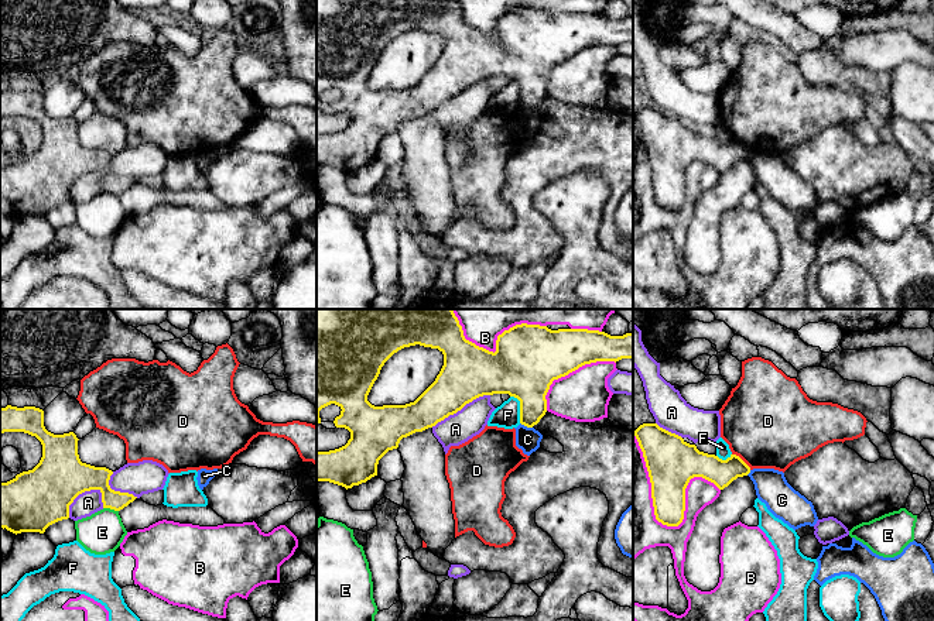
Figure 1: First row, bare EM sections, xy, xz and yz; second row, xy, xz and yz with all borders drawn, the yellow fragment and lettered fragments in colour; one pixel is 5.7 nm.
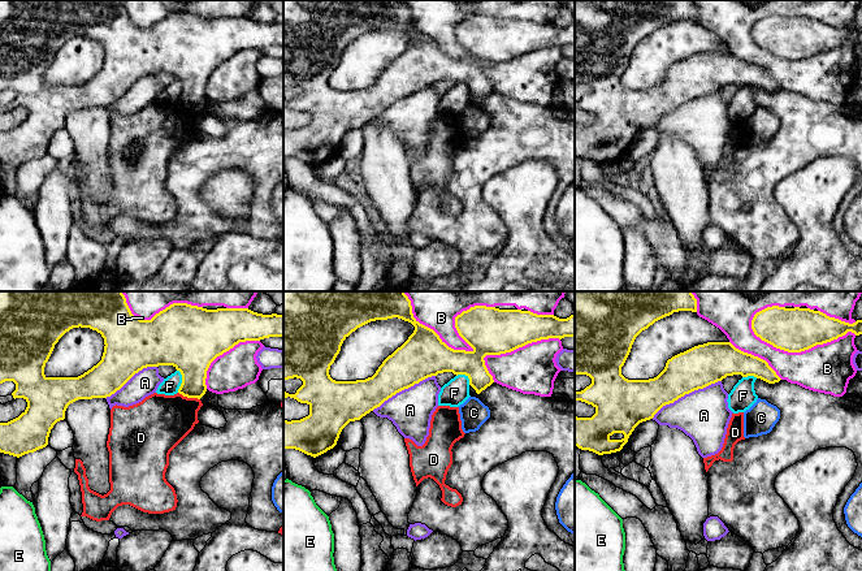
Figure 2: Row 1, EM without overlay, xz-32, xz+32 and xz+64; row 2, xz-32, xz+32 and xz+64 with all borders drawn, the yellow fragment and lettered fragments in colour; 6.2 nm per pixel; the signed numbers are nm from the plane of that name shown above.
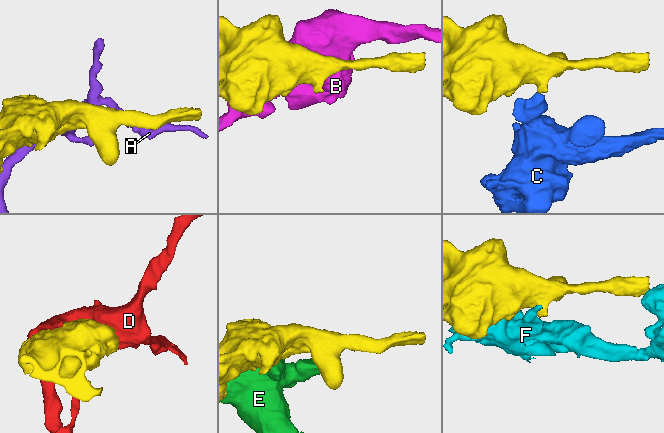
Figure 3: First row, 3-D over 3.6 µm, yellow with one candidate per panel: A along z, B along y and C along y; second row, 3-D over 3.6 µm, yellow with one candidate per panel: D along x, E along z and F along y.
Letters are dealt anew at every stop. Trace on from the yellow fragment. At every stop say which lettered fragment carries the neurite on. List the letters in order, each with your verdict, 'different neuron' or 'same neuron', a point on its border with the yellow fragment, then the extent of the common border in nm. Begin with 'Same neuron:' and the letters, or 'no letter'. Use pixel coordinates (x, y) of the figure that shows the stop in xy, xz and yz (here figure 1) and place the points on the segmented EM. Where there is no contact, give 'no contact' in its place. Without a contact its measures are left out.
Same neuron: no letter
A: different neuron; meets yellow in xy at (78, 494); contact 240 nm long
B: different neuron; meets yellow in yz at (652, 486); contact 600 nm long
C: different neuron; meets yellow in xz at (526, 425); contact 80 nm long
D: different neuron; meets yellow in yz at (742, 460); contact 140 nm long
E: different neuron; meets yellow in xy at (110, 508); contact 90 nm long
F: different neuron; meets yellow in xz at (520, 408); contact 170 nm long

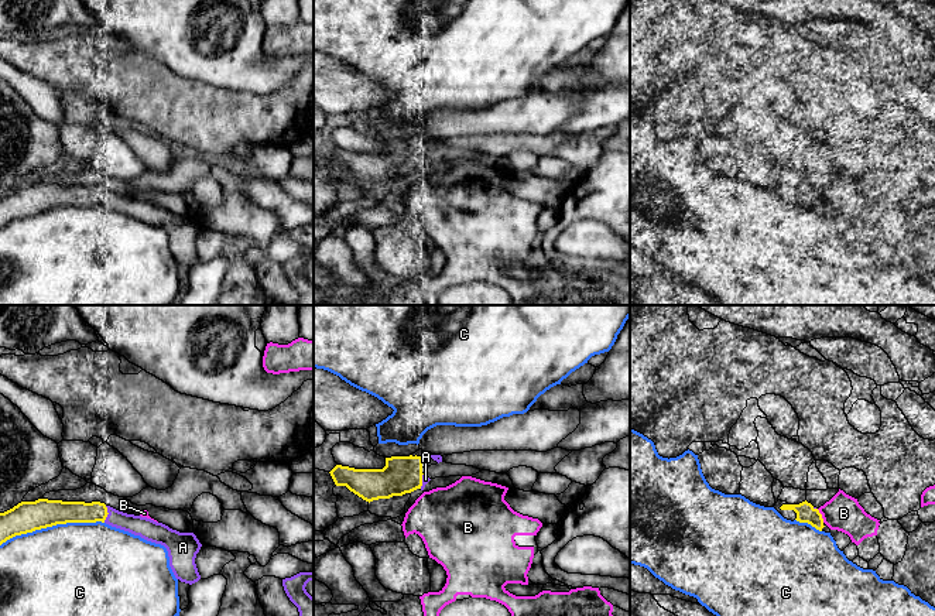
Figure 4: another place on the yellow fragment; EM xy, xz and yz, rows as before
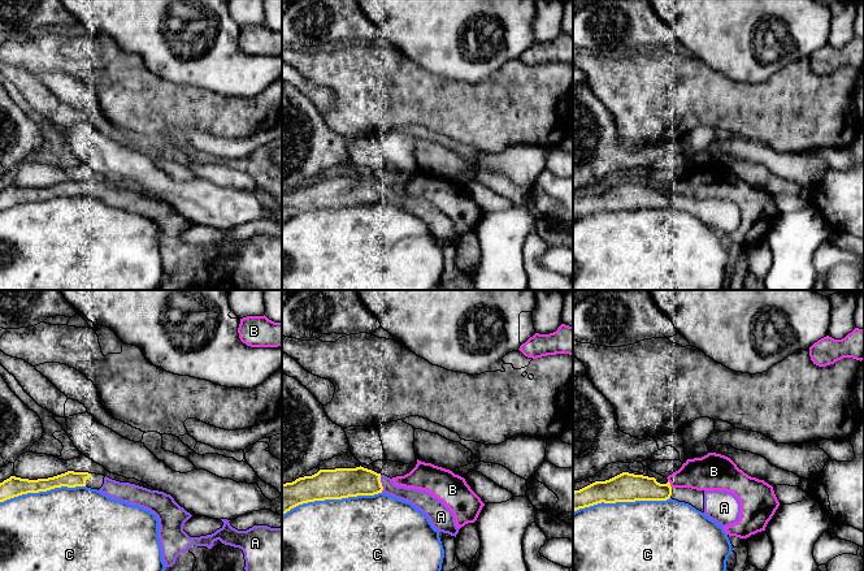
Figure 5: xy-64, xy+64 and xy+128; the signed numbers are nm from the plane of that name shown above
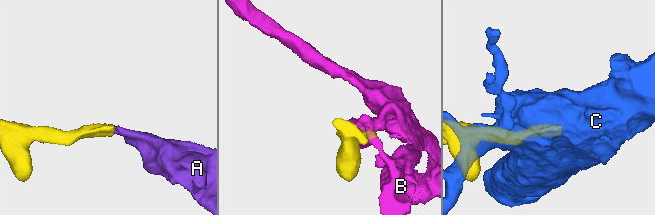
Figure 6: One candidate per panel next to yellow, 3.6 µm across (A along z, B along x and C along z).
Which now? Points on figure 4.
Same neuron: A
A: same neuron; meets yellow in xy at (108, 513); contact 100 nm long
B: different neuron; meets yellow in yz at (821, 516); contact 90 nm long
C: different neuron; meets yellow in xy at (51, 526); contact 600 nm long

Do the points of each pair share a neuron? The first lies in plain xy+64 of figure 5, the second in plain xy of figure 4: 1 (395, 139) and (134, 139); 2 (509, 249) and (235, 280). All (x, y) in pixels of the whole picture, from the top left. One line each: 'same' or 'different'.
1: different
2: same

